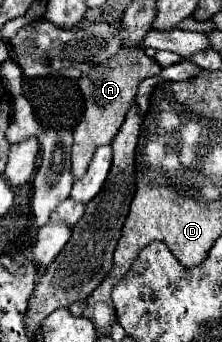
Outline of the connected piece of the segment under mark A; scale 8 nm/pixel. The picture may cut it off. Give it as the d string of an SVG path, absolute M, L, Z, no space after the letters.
M119 49L119 53L105 65L93 67L87 75L79 79L79 89L85 97L85 113L81 123L73 131L73 149L71 149L71 171L75 181L81 179L89 167L89 161L99 145L109 145L113 137L117 135L119 127L125 121L125 115L137 95L139 83L147 77L153 77L161 71L161 67L155 63L155 59L147 57L143 49L125 51Z

